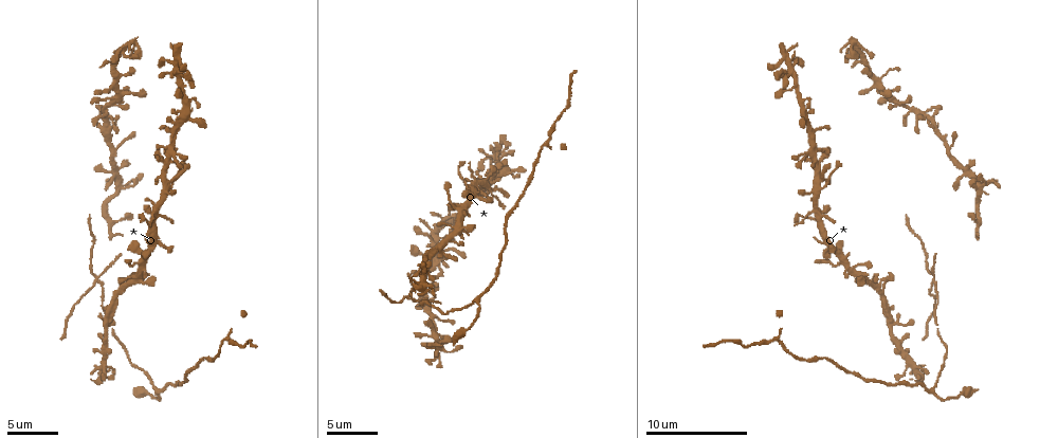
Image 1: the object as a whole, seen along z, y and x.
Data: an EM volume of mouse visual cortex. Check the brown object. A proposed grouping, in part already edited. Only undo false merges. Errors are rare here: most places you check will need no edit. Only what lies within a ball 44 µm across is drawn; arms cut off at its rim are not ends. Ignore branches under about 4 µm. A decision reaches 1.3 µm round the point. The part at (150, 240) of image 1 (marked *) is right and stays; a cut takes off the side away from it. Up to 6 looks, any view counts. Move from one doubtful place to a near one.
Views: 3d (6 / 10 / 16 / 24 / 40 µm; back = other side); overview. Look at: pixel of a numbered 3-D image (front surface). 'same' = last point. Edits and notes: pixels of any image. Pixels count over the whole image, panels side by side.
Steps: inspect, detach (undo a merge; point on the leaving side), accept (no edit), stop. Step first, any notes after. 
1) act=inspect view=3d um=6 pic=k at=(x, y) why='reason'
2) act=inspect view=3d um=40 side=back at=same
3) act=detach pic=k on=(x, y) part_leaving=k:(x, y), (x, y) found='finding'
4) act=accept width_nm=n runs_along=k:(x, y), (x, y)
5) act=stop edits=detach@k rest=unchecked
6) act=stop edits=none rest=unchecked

act=inspect view=3d um=6 pic=1 at=(985, 184) why='small branch off a trunk'

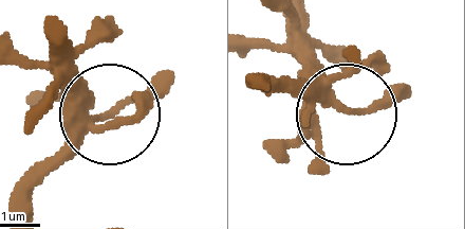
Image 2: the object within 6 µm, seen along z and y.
act=inspect view=3d um=6 side=back pic=2 at=(101, 114) why='other side'

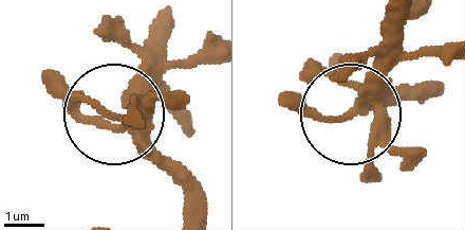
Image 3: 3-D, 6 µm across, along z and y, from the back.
act=accept width_nm=250 found='continuous, no second neuron'

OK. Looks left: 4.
act=inspect view=3d um=6 pic=1 at=(892, 322) why='four arms meet'

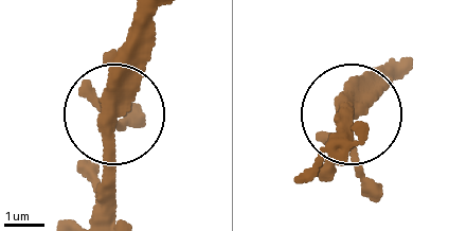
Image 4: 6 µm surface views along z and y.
act=accept arms=4 runs_along=4:(150, 21), (140, 82), (106, 142), (106, 210) found='one neuron here'

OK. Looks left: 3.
act=inspect view=3d um=6 pic=1 at=(111, 236) why='calibre changes'

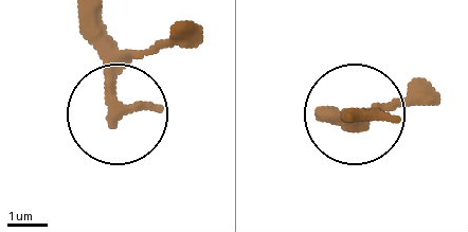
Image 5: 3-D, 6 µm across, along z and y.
act=accept width_nm=260 found='all the same neuron'

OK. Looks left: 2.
act=stop edits=none rest=unchecked

